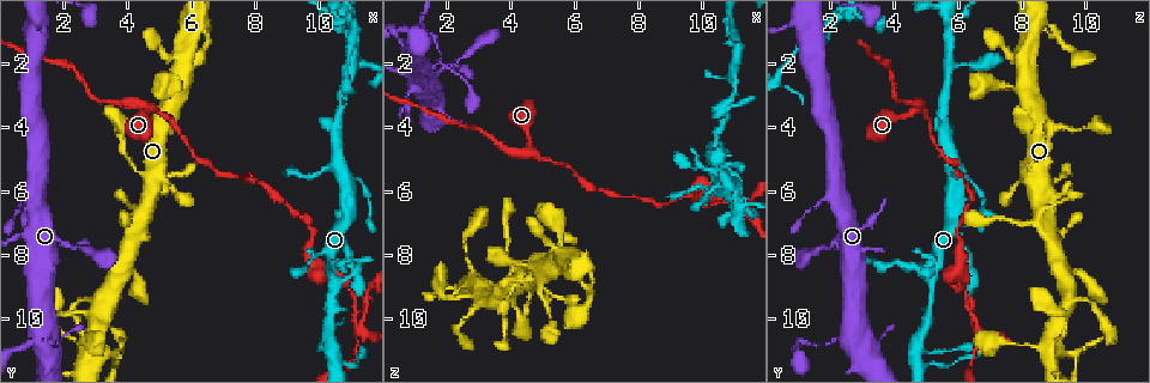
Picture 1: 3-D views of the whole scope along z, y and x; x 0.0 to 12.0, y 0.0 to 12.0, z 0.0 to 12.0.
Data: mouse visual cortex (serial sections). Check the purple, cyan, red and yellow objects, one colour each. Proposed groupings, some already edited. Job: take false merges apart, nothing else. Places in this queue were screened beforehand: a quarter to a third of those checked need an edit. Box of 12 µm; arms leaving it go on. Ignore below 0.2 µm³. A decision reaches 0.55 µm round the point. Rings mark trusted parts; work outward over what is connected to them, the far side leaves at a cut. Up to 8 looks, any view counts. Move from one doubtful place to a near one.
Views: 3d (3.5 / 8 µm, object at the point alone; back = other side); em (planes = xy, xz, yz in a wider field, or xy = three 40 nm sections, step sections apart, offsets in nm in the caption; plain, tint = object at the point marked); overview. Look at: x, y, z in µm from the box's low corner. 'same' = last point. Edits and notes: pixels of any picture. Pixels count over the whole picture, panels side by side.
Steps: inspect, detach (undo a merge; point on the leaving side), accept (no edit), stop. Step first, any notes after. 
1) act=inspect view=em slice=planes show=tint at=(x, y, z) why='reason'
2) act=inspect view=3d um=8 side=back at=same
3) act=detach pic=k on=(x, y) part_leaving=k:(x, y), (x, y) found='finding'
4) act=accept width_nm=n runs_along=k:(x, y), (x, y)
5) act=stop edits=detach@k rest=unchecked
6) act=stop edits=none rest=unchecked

act=inspect view=3d um=3.5 at=(1.7, 10.8, 1.6)

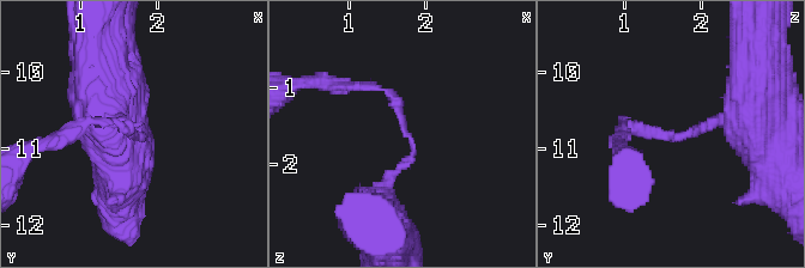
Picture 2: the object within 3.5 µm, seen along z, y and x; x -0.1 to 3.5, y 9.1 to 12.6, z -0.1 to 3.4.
act=inspect view=em slice=xy step=5 show=tint at=(1.75, 10.80, 1.60) arm_widths_nm=100,200

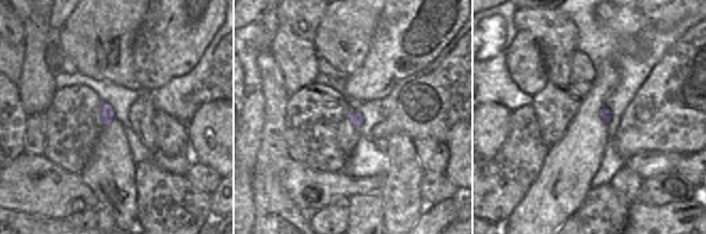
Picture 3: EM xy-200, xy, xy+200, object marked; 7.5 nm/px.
act=accept runs_along=2:(730, 117), (688, 135), (623, 121) found='continuous, no second cell'

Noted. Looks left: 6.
act=inspect view=3d um=3.5 at=(4.7, 3.4, 4.7) why='three arms meet'

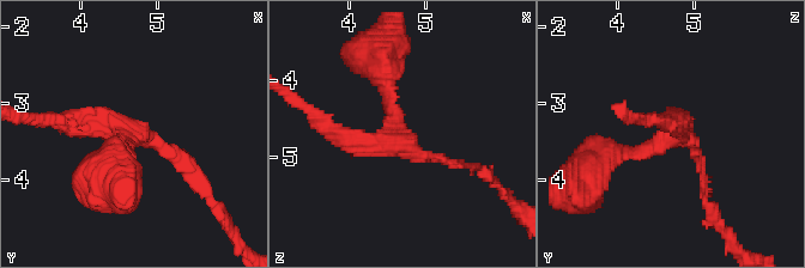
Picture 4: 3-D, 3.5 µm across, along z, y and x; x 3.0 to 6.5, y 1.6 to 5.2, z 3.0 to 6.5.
act=accept runs_along=4:(382, 64), (393, 134), (459, 164) found='continuous, no second cell'

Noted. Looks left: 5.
act=inspect view=3d um=8 at=(11.1, 9.7, 6.4) why='arms part here'

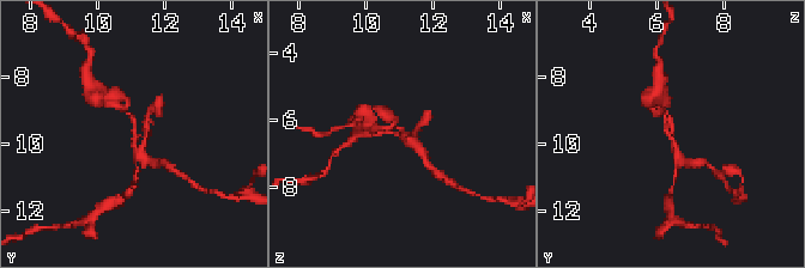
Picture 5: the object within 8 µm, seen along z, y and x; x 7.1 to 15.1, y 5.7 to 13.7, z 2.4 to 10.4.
act=inspect view=em slice=xy step=2 show=tint at=(11.2, 9.8, 6.4) arms=3 arm_widths_nm=150,150,250

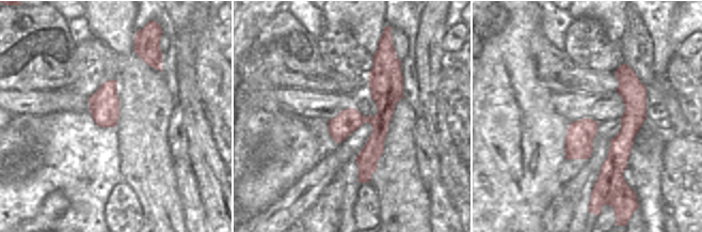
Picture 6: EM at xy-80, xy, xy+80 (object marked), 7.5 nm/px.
act=detach pic=5 on=(151, 110) part_leaving=5:(144, 135), (145, 119), (158, 98) found='two cells meet here'

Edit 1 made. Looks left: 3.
act=stop edits=detach@5 rest=unchecked

